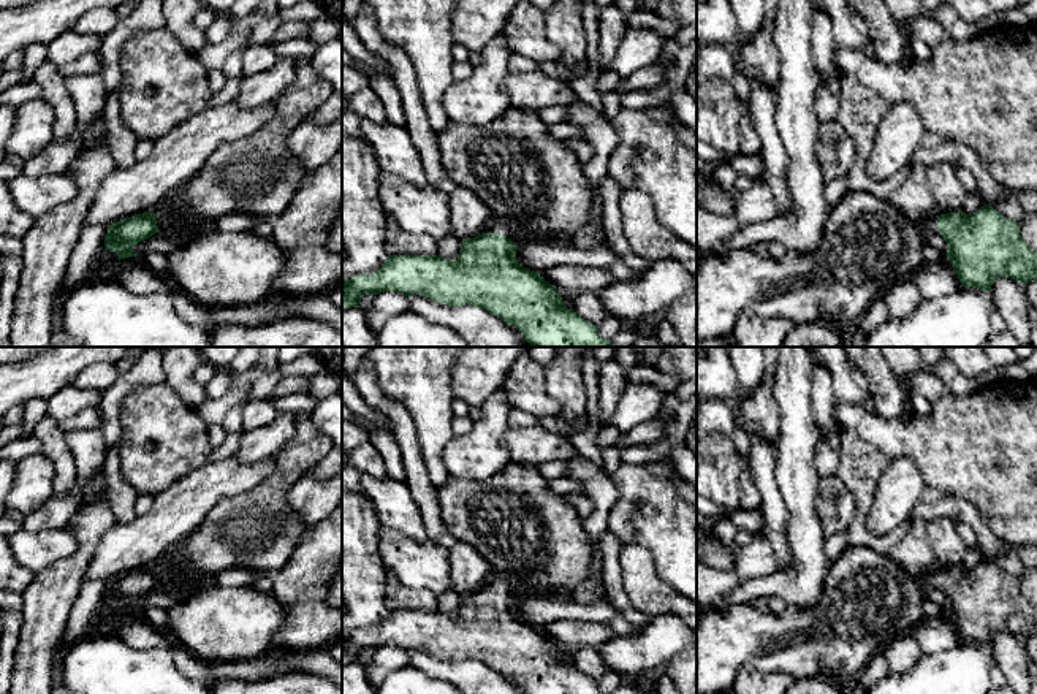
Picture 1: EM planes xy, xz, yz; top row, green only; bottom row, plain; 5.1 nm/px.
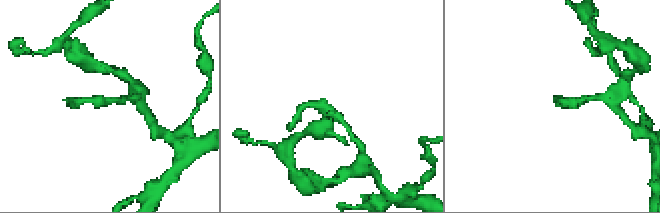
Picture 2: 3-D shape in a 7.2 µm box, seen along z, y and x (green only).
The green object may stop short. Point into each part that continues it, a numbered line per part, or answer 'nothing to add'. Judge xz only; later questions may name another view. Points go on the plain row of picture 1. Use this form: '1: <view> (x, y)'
1: xz (501, 582)

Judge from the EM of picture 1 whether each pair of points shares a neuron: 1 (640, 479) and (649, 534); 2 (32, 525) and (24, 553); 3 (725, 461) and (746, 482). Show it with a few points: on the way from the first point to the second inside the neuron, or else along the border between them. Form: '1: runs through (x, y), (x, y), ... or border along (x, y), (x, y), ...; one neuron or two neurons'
1: runs through (646, 493), (649, 520); one neuron
2: border along (22, 528), (32, 533), (64, 530); two neurons
3: border along (736, 453), (740, 503), (727, 510); two neurons

